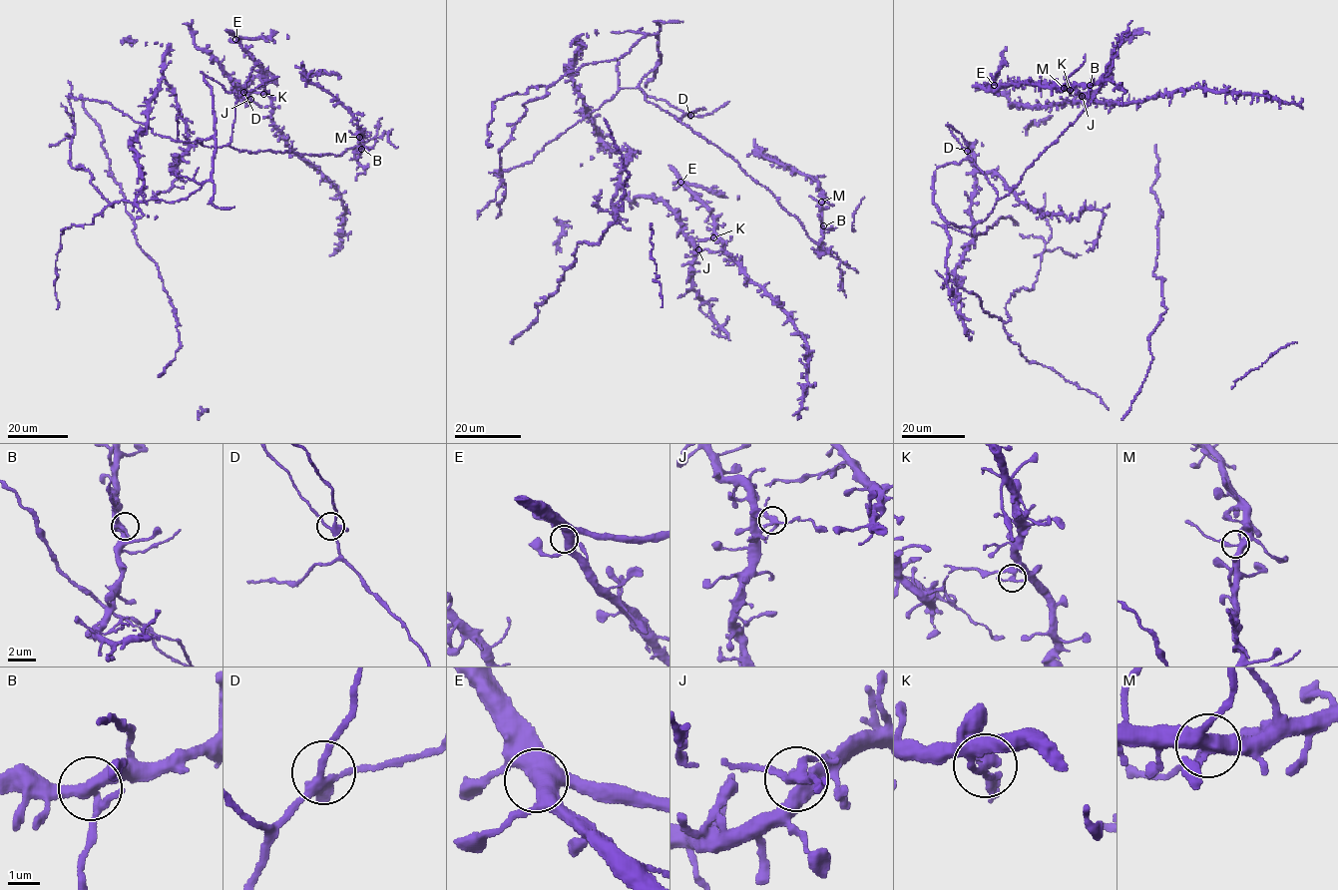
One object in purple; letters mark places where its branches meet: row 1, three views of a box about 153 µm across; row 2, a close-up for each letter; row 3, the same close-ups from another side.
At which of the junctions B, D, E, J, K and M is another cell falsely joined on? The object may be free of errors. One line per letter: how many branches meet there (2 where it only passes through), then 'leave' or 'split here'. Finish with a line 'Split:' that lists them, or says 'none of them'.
B: branches 4; leave
D: branches 4; leave
E: branches 4; leave
J: branches 4; leave
K: branches 4; split here
M: branches 4; leave
Split: K

